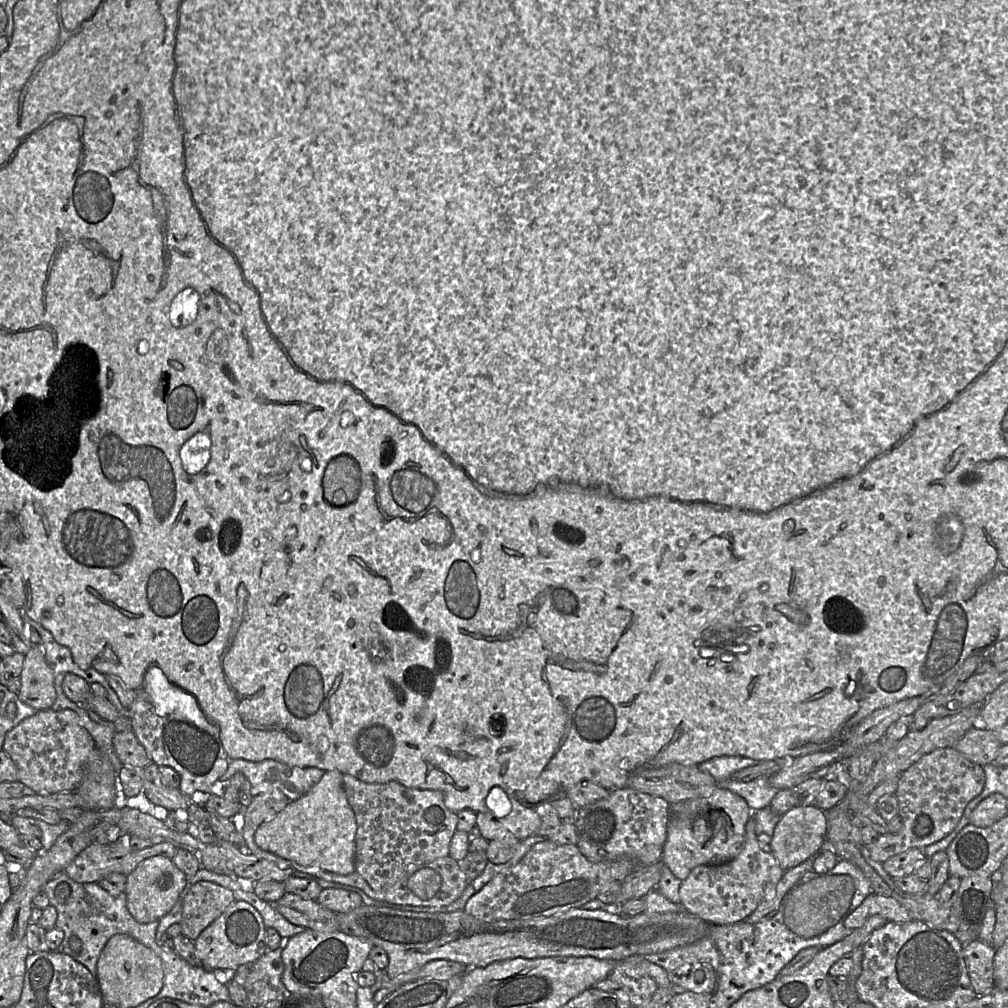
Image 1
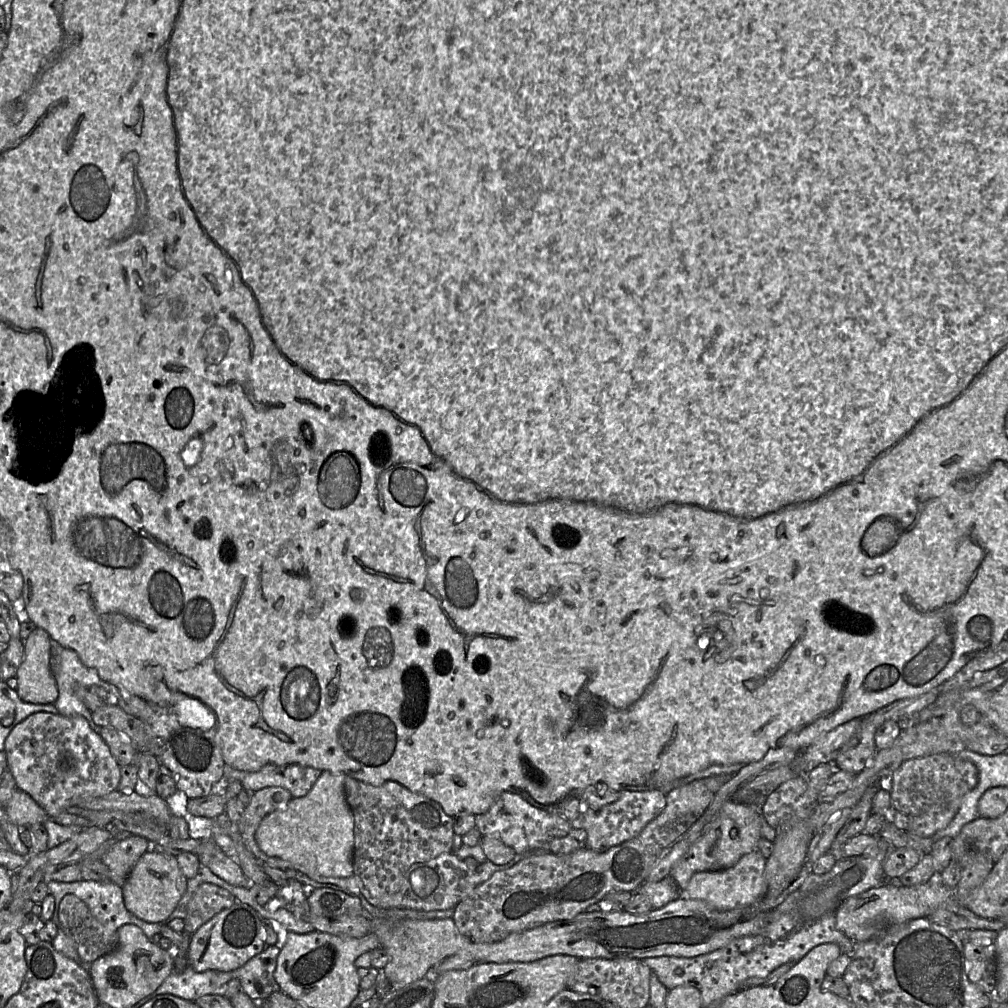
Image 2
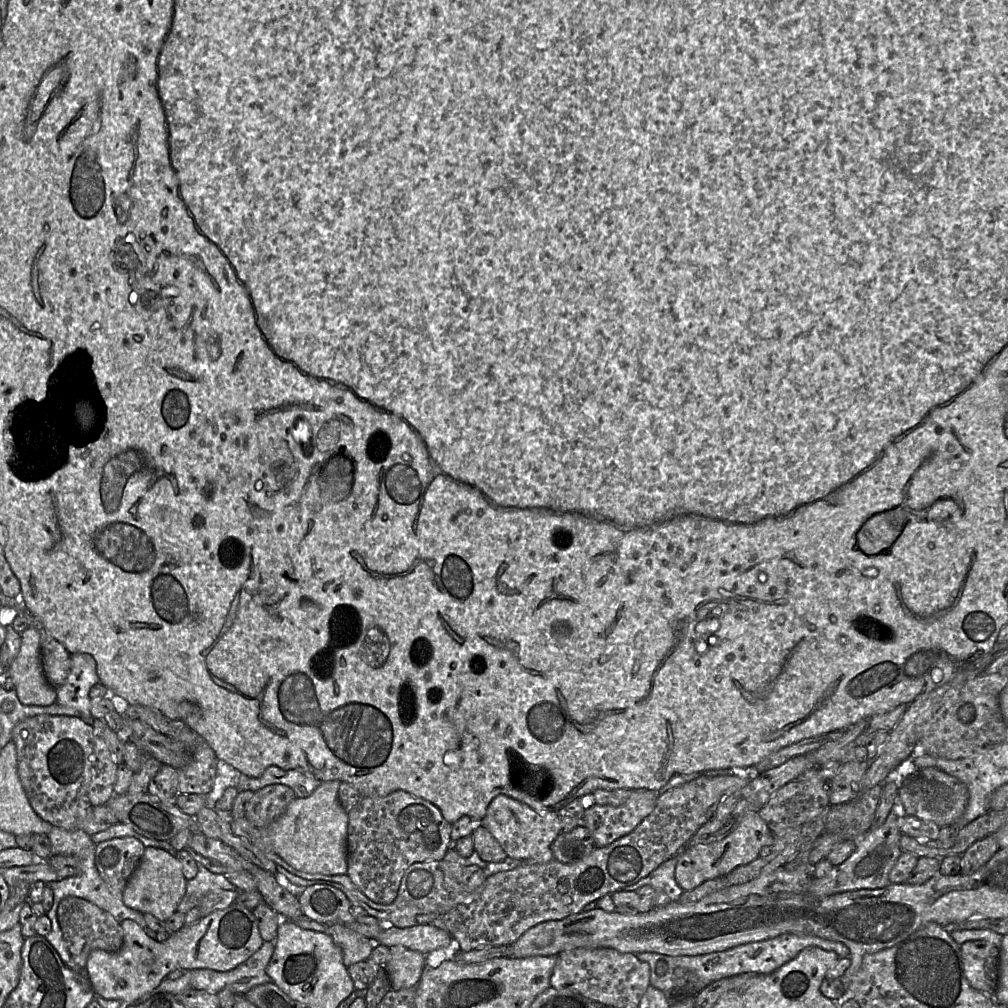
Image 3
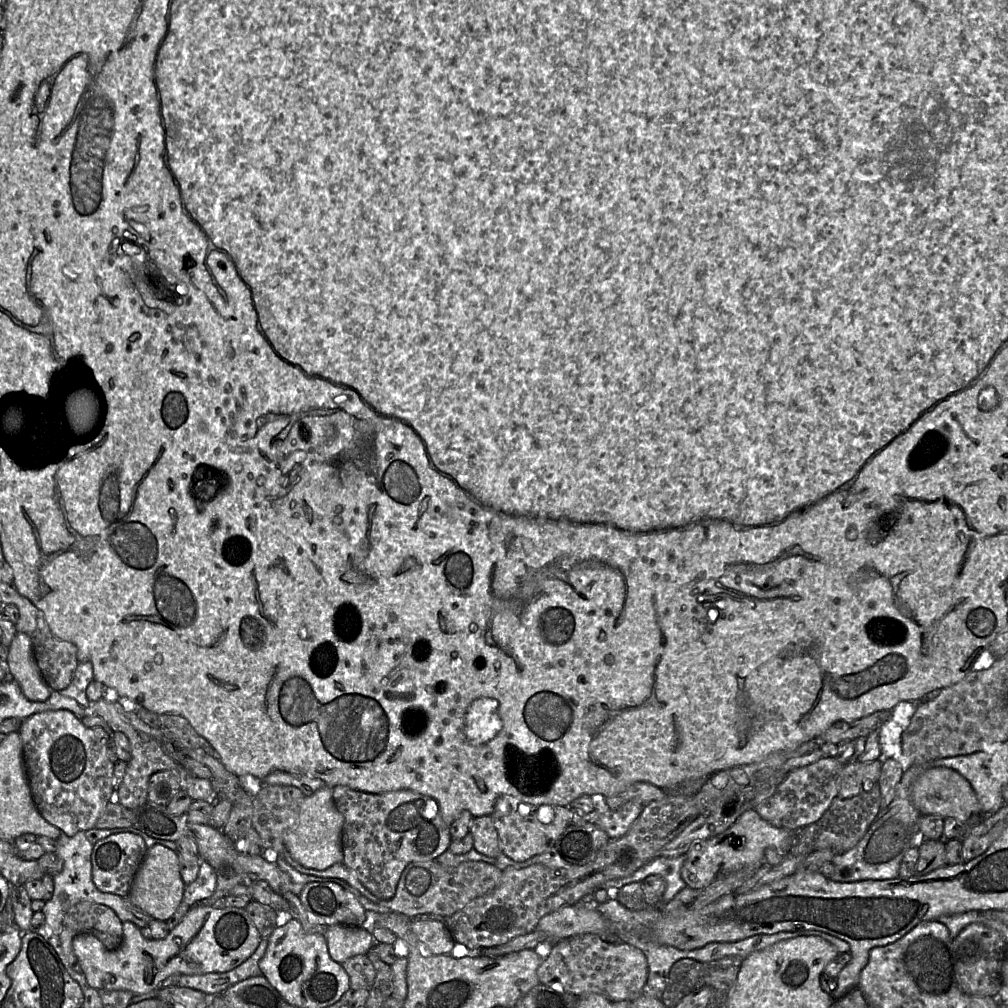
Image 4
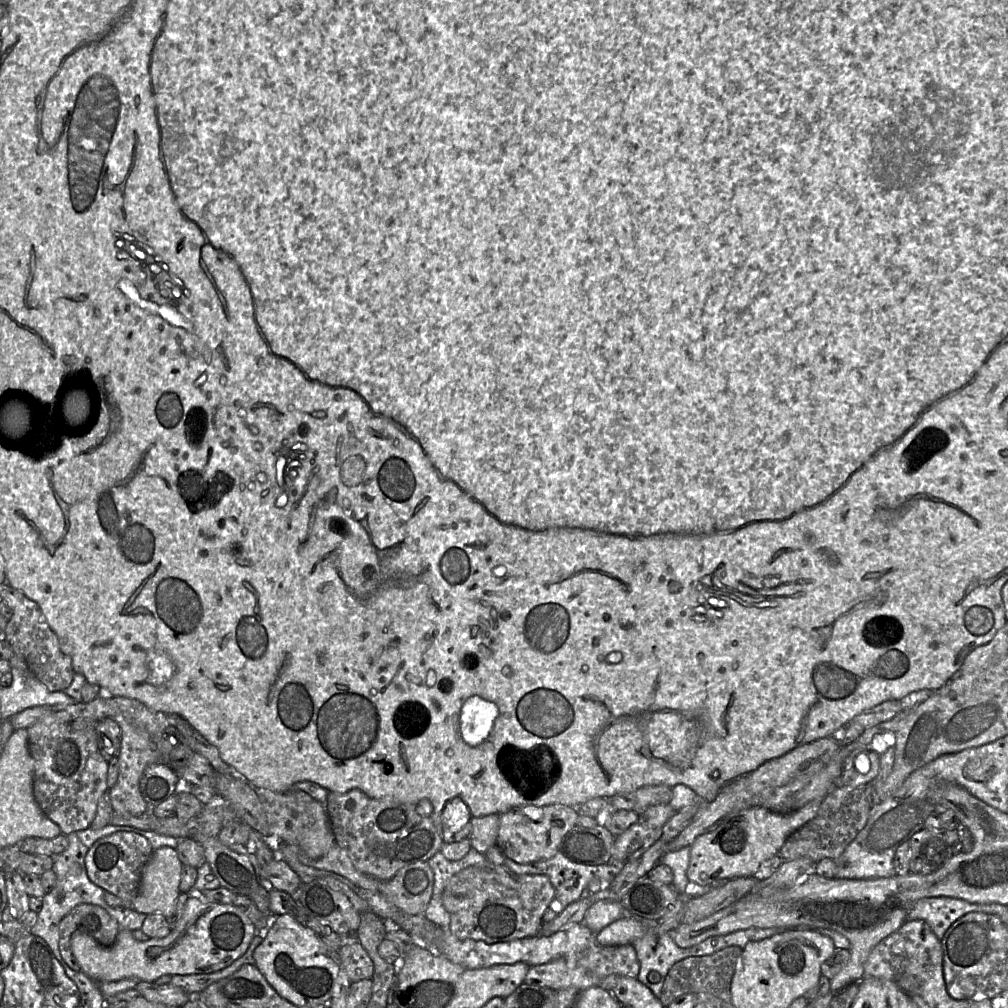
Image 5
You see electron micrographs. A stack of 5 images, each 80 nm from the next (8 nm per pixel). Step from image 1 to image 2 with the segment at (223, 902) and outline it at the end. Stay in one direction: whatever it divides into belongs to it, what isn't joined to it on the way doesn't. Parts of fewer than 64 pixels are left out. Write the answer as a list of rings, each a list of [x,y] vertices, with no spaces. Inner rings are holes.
[[[203,883],[194,891],[184,919],[184,930],[190,935],[218,913],[230,908],[237,898],[226,889],[212,883]]]

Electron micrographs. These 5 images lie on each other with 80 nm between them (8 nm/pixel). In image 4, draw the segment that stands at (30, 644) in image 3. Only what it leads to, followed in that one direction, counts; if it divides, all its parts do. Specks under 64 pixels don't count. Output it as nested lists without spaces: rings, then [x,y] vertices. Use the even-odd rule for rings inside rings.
[[[17,633],[9,647],[8,672],[19,684],[24,696],[34,702],[46,701],[52,690],[44,681],[35,661],[31,639]]]

